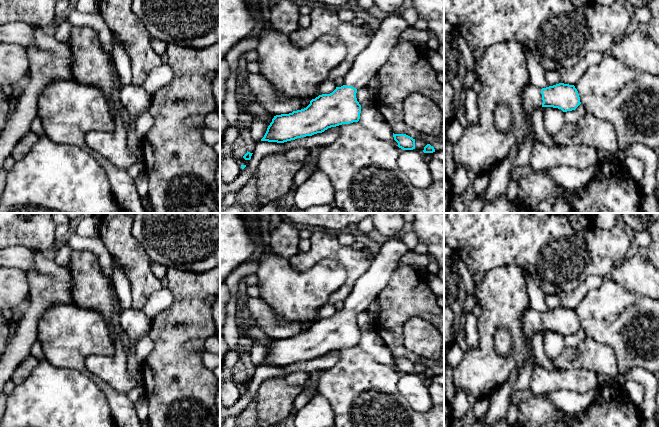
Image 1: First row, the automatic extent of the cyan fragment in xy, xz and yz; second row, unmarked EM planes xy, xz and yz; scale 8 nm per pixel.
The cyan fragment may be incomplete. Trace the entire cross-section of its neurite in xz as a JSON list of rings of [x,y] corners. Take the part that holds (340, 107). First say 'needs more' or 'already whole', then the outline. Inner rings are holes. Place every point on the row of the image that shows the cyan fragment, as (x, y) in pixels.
needs more; [[[391,14],[383,19],[379,28],[372,35],[367,48],[356,57],[353,66],[344,76],[344,85],[336,87],[330,94],[322,94],[312,99],[310,104],[304,109],[274,116],[261,141],[284,143],[322,133],[331,127],[358,122],[361,105],[356,98],[357,90],[365,88],[372,77],[378,73],[380,68],[386,63],[392,50],[399,43],[400,34],[407,28],[408,24],[401,15]]]

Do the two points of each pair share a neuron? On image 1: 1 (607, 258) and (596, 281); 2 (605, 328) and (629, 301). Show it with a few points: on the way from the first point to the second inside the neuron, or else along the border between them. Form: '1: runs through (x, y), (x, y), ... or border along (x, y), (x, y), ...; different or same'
1: border along (603, 276), (588, 276), (577, 284); different
2: runs through (608, 321), (622, 307); same

